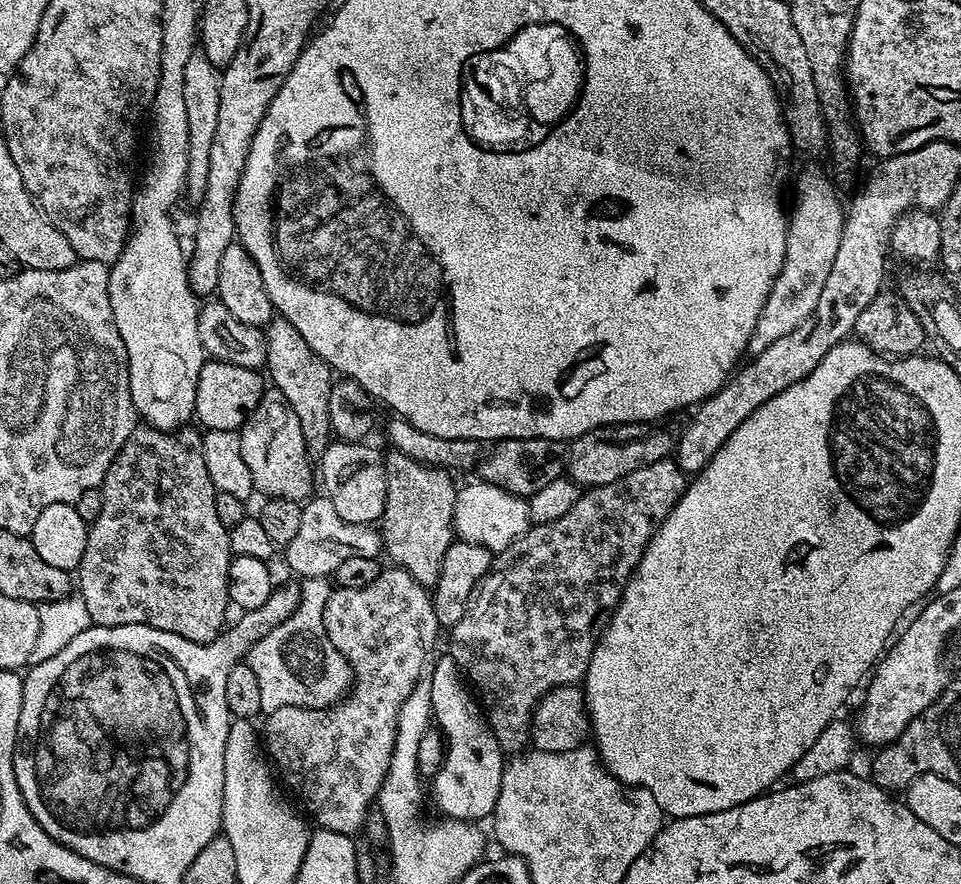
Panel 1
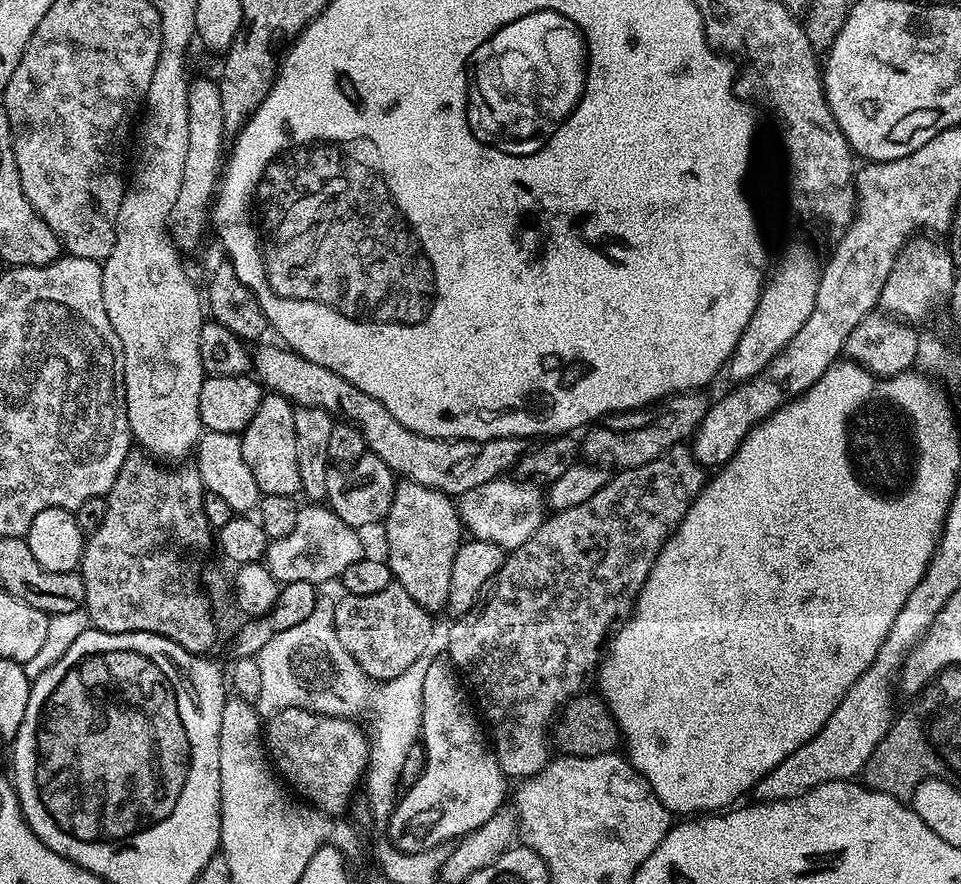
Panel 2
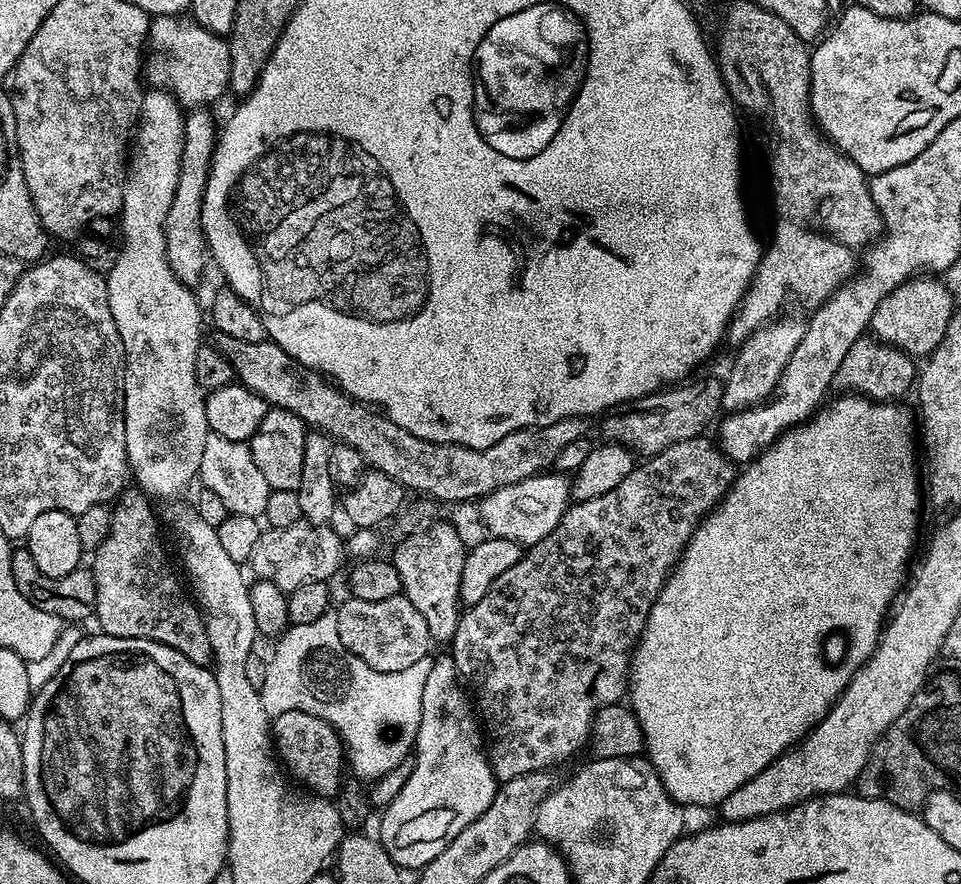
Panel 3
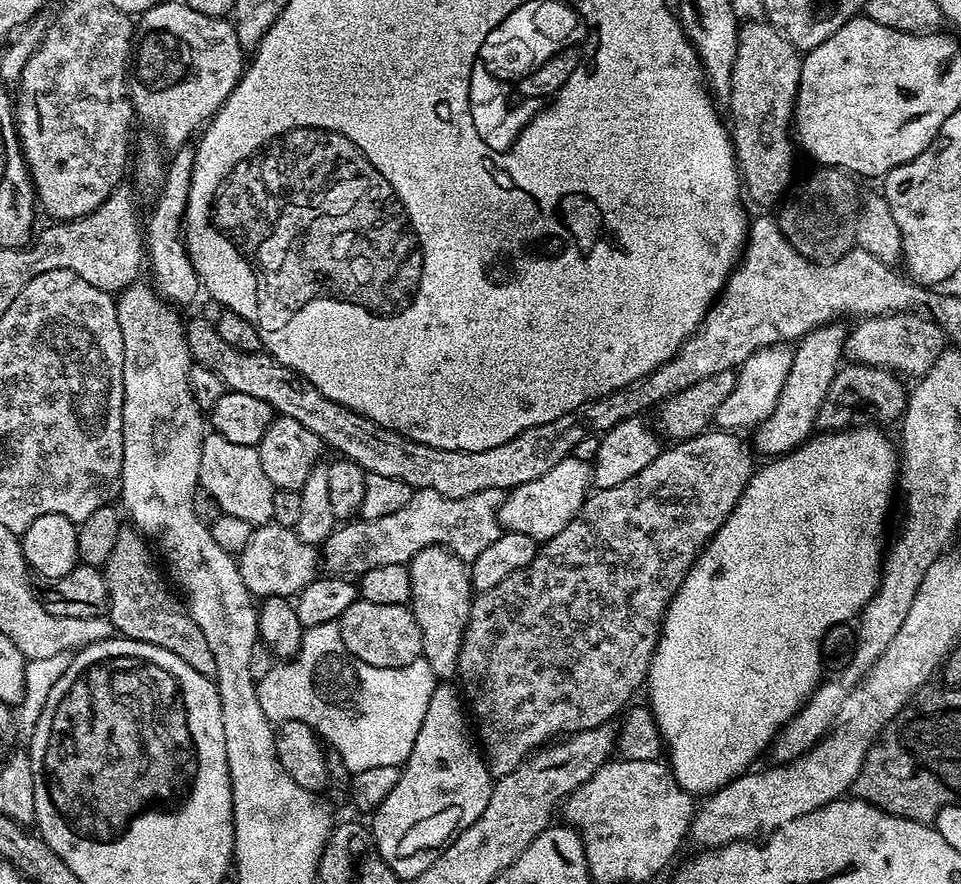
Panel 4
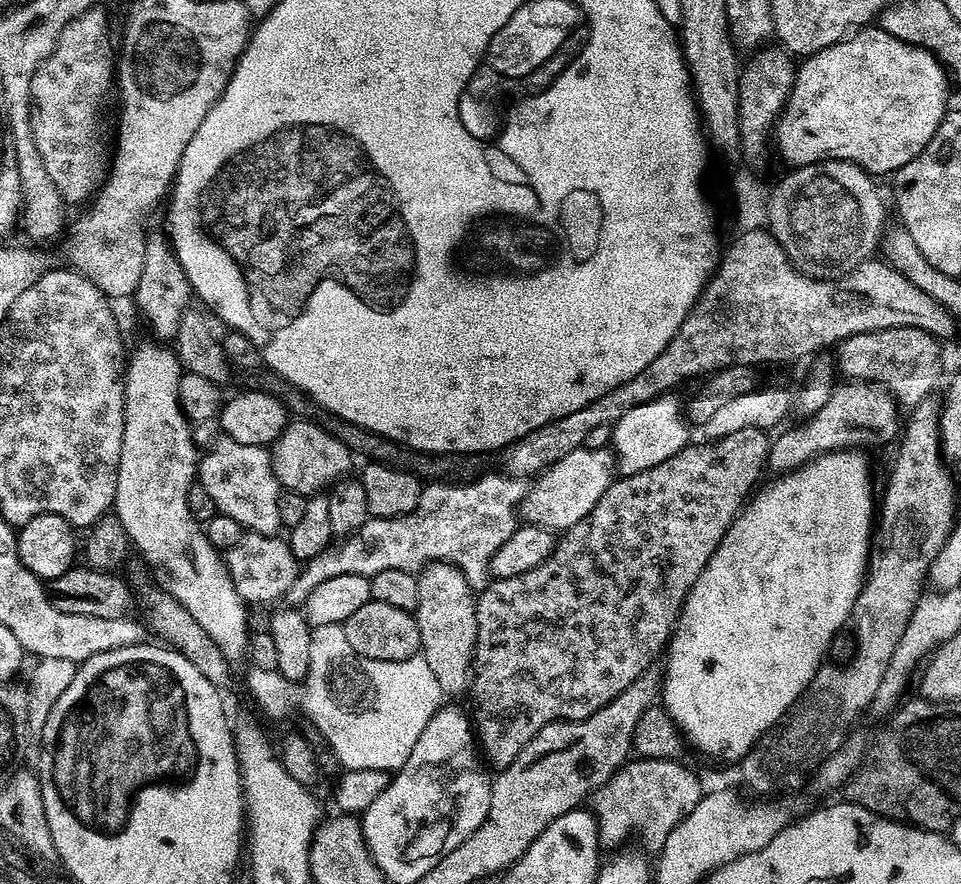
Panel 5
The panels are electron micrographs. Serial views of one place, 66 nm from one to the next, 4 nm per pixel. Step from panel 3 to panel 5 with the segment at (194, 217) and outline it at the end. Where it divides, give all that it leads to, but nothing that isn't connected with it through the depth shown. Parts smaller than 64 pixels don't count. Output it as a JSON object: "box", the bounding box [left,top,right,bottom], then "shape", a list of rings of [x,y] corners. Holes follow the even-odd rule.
{"box":[134,231,194,342],"shape":[[[149,231],[145,235],[145,254],[143,255],[142,276],[138,281],[134,302],[136,308],[144,315],[146,323],[152,327],[157,341],[168,342],[173,339],[178,330],[178,322],[182,314],[189,311],[193,303],[194,293],[182,266],[172,249],[169,237],[163,231]],[[161,232],[161,233],[160,233]]]}

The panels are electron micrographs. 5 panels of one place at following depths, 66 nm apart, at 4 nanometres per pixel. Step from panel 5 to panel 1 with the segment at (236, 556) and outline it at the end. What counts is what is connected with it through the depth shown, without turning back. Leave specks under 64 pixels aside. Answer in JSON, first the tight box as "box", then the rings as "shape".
{"box":[286,494,382,578],"shape":[[[316,494],[303,505],[302,523],[298,526],[298,534],[294,534],[294,538],[290,538],[290,542],[286,545],[286,552],[289,570],[297,572],[300,578],[310,576],[328,578],[334,572],[333,562],[351,556],[379,557],[382,552],[382,541],[375,527],[346,522],[346,518],[341,518],[338,510],[334,510],[334,502],[330,502],[323,494]]]}

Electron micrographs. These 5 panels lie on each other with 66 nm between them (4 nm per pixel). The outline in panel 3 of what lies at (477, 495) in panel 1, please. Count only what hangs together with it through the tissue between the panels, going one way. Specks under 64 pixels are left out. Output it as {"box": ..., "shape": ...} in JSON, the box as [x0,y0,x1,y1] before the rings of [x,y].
{"box":[478,470,569,546],"shape":[[[549,470],[539,476],[526,478],[514,486],[502,486],[498,490],[494,490],[479,501],[478,507],[480,509],[480,517],[484,519],[484,527],[491,535],[501,536],[521,546],[527,546],[529,544],[542,542],[542,538],[546,538],[546,534],[550,534],[550,530],[554,530],[554,526],[558,526],[558,522],[568,508],[569,503],[569,477]]]}

